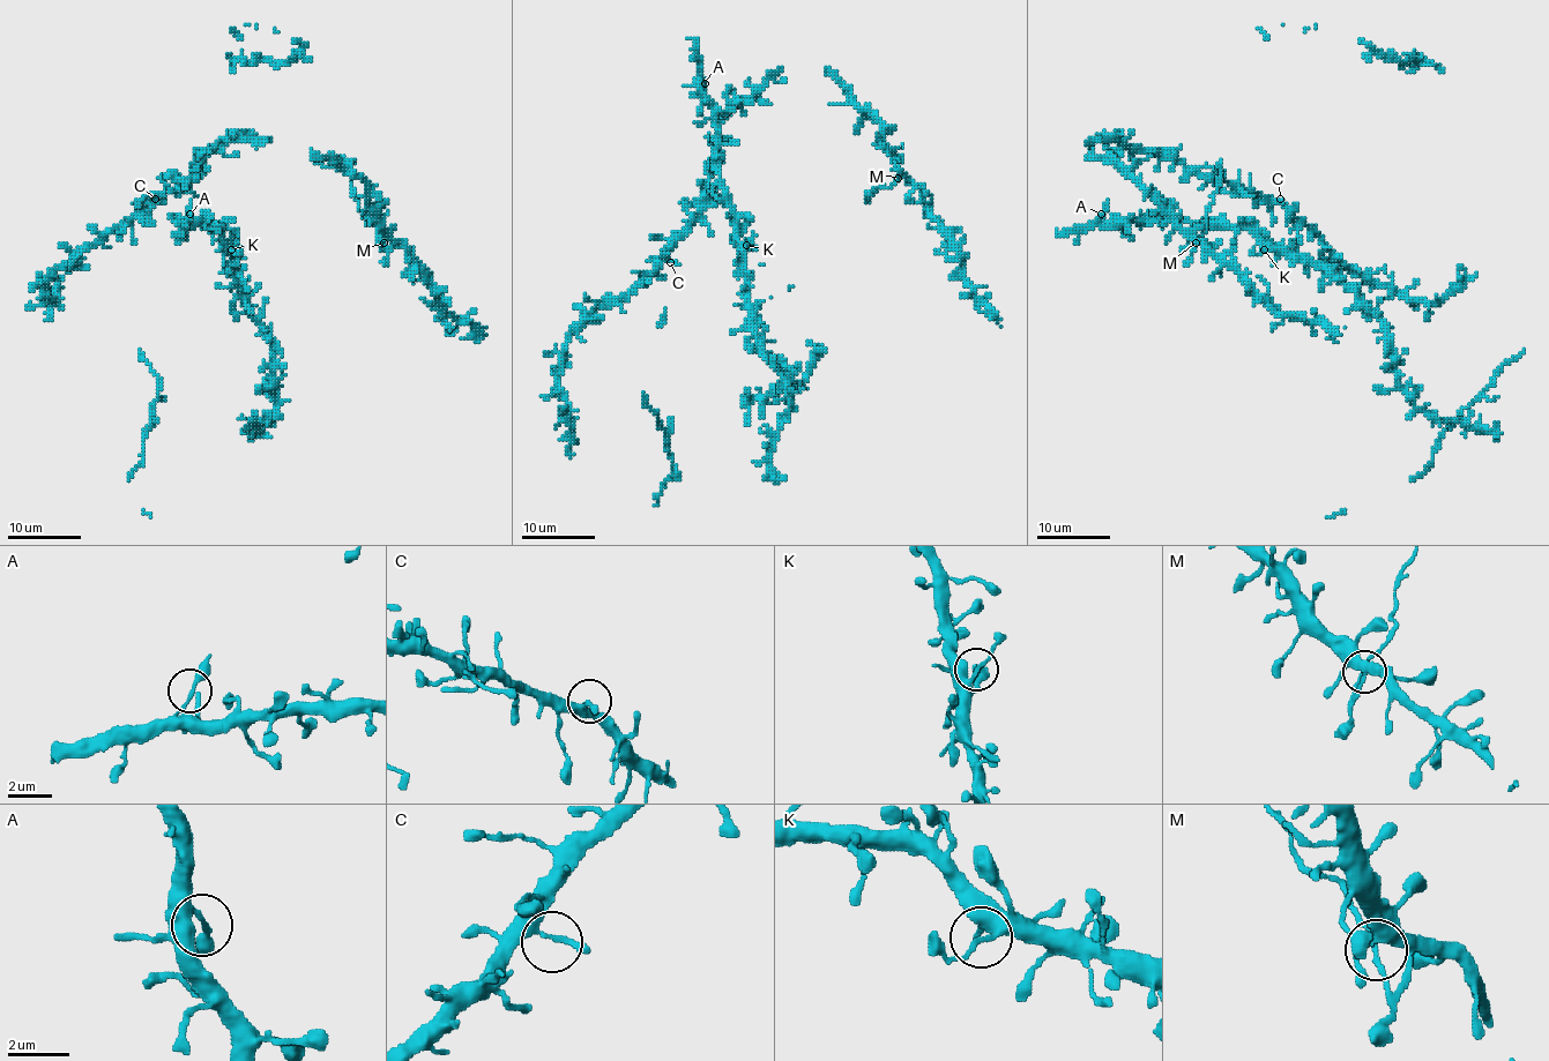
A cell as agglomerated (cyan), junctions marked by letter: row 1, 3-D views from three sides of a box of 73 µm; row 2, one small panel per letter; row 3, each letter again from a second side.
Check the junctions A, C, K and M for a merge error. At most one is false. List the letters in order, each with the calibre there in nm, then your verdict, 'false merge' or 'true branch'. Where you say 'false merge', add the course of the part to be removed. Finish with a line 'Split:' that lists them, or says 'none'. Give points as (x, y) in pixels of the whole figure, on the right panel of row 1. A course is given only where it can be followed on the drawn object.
A: 240 nm | true branch
C: 180 nm | true branch
K: 180 nm | true branch
M: 140 nm | false merge | (1196, 243), (1218, 188), (1220, 161)
Split: M

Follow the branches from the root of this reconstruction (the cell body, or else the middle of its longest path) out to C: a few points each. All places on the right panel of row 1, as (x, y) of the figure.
C: (1201, 177), (1226, 179), (1236, 186), (1251, 188), (1261, 197), (1280, 199)

